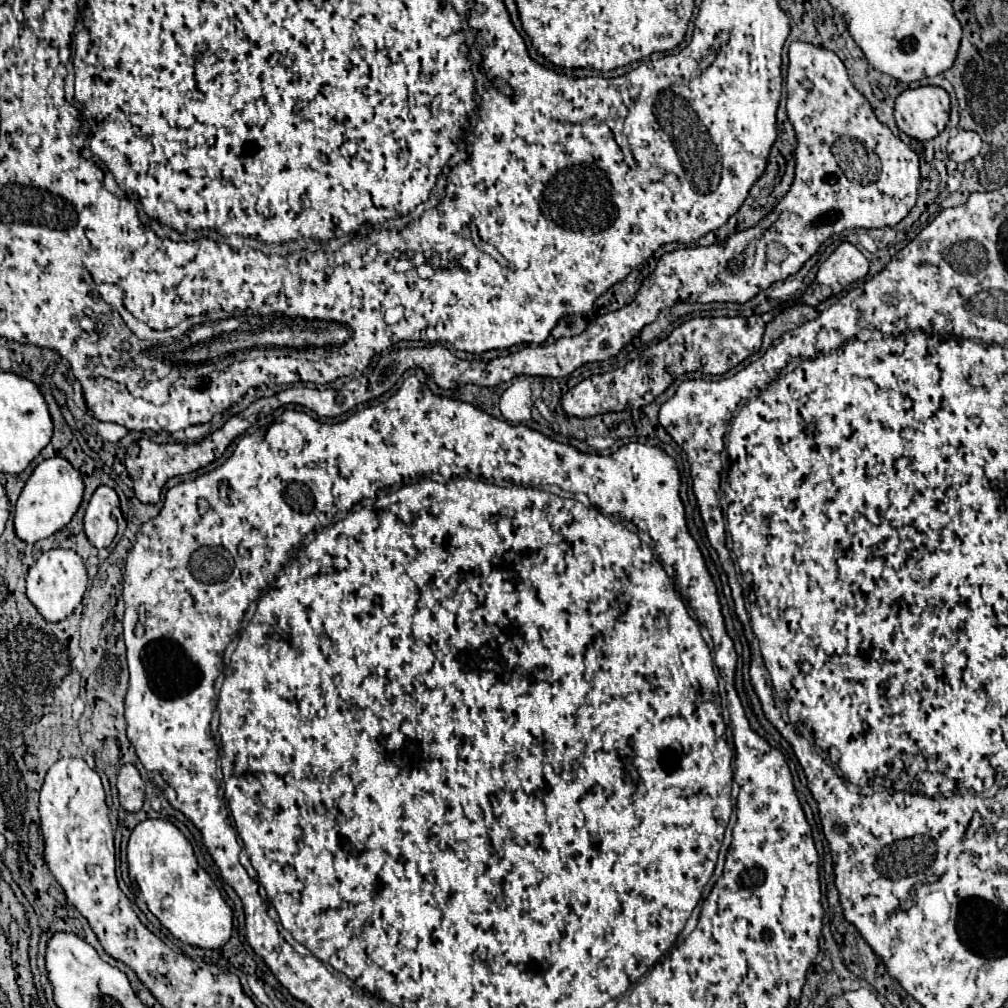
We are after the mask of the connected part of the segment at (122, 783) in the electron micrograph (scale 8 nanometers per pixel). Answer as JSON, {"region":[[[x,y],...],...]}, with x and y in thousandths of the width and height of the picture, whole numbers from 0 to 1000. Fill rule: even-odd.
{"region":[[[123,759],[117,767],[117,793],[119,793],[119,799],[129,807],[135,807],[141,803],[143,775],[133,759]]]}

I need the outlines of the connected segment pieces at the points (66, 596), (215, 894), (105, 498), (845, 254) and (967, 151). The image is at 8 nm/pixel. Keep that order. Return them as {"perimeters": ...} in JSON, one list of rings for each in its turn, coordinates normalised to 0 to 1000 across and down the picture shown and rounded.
{"perimeters":[[[[50,545],[42,549],[38,557],[28,564],[26,592],[46,616],[58,618],[65,614],[79,600],[85,580],[87,580],[87,572],[81,553],[69,545]]],[[[163,813],[137,816],[127,834],[127,868],[139,880],[145,900],[181,936],[216,941],[230,928],[230,902],[220,892],[208,868],[194,856],[190,838],[181,824]]],[[[99,481],[83,509],[83,529],[87,537],[95,545],[105,545],[115,533],[117,513],[119,513],[119,497],[113,485]]],[[[835,241],[812,267],[808,281],[808,295],[819,299],[831,293],[843,281],[859,275],[861,257],[845,241]]],[[[950,130],[940,140],[940,154],[944,160],[962,160],[972,152],[974,140],[966,130]]]]}

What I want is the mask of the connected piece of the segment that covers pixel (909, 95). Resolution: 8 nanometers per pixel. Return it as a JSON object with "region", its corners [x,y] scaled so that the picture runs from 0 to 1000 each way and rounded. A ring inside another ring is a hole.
{"region":[[[935,86],[899,88],[889,98],[887,116],[901,136],[923,140],[940,124],[942,96]]]}

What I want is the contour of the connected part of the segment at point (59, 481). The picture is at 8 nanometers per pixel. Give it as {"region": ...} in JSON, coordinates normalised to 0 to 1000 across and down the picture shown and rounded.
{"region":[[[60,453],[44,455],[34,465],[34,469],[26,477],[26,481],[16,497],[16,509],[14,509],[16,531],[24,539],[32,541],[32,539],[46,535],[52,529],[60,527],[63,521],[69,519],[69,515],[77,507],[79,497],[81,497],[81,489],[83,489],[81,473],[65,455],[60,455]]]}

